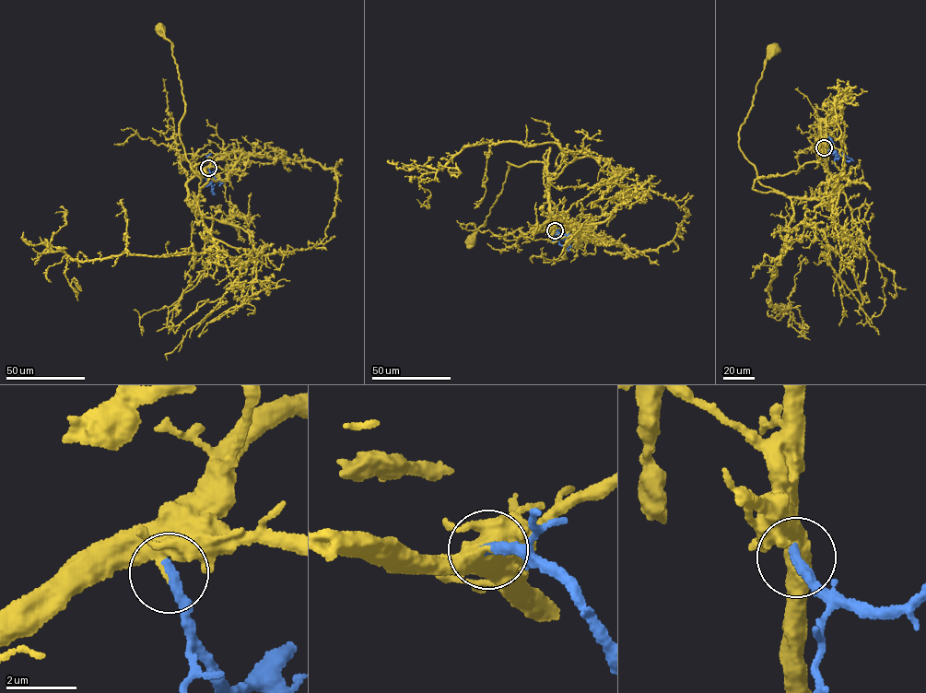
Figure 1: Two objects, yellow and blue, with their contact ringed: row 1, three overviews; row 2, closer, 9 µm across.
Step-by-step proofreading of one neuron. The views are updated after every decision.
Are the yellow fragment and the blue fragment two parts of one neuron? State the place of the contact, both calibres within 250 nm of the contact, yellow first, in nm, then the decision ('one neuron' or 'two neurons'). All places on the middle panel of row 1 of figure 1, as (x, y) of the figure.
at (555, 230); 500 nm thick on the yellow side, 320 nm on the other; one neuron

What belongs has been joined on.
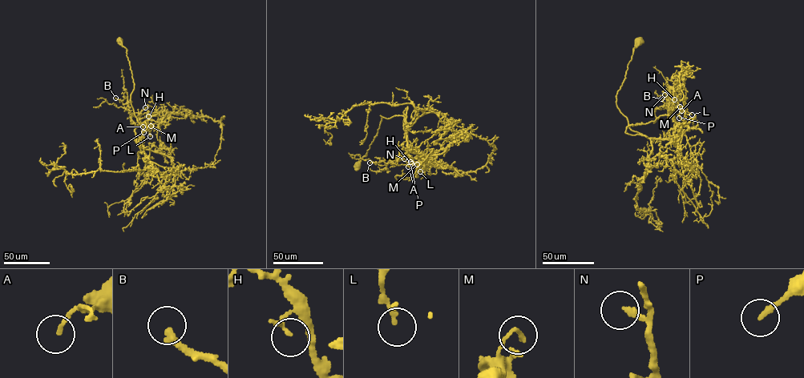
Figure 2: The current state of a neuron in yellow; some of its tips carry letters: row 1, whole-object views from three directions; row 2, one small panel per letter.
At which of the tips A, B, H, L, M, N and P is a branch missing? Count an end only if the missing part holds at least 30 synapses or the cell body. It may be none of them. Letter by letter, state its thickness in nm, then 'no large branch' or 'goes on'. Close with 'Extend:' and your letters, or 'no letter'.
A: 130 nm | no large branch
B: 260 nm | goes on
H: 150 nm | no large branch
L: 150 nm | no large branch
M: 160 nm | no large branch
N: 240 nm | goes on
P: 190 nm | no large branch
Extend: B, N

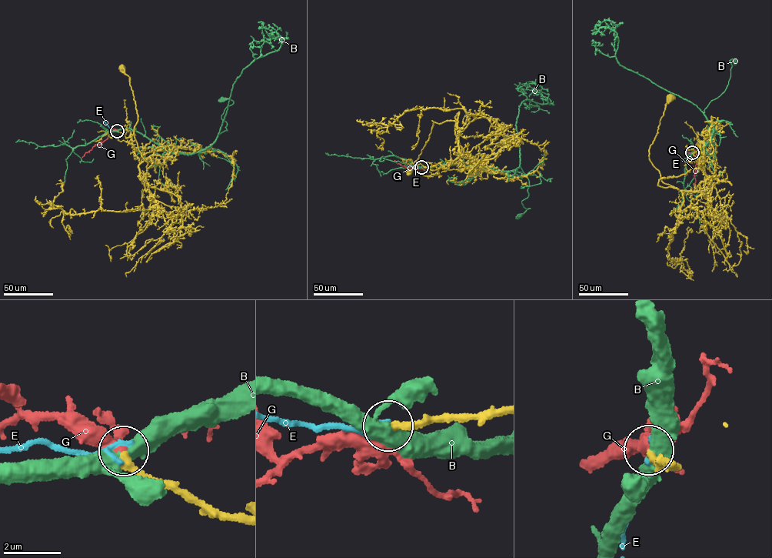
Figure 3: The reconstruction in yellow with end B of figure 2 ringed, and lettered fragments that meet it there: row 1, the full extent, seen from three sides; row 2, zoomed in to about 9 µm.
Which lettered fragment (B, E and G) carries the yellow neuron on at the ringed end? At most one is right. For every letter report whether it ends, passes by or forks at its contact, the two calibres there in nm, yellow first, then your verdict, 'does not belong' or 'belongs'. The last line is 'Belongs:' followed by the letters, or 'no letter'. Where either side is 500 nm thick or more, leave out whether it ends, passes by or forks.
B: it forks | 280/440 nm | does not belong
E: it passes by | 300/110 nm | does not belong
G: it forks | 280/260 nm | belongs
Belongs: G

